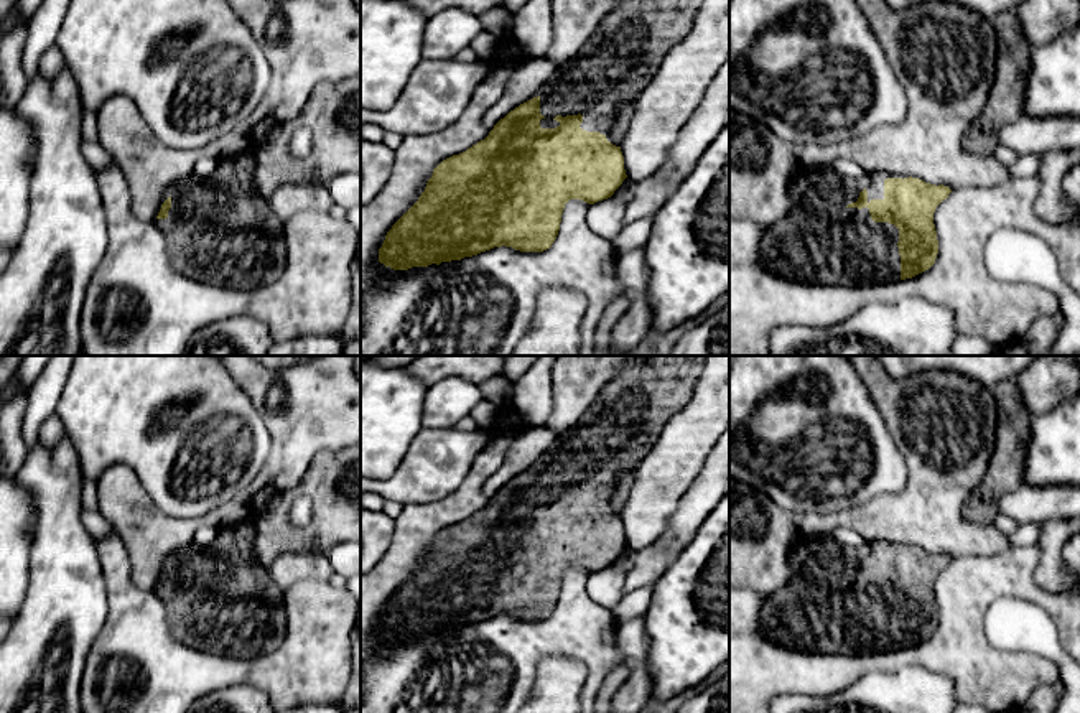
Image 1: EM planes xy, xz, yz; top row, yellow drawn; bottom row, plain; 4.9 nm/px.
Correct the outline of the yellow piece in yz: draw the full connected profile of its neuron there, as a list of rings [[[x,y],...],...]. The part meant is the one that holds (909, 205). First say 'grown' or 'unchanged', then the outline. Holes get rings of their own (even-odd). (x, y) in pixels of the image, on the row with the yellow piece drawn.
grown; [[[800,170],[789,184],[790,212],[766,224],[762,263],[777,277],[805,285],[874,285],[912,278],[938,254],[933,212],[952,189],[919,178],[884,179],[884,198],[871,199],[864,183],[836,171]]]

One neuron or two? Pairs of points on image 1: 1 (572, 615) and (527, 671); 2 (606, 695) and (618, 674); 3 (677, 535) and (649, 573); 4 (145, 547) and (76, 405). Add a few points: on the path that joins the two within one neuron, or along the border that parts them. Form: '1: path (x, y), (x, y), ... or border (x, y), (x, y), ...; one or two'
1: path (558, 628), (529, 657); one
2: path (608, 690), (614, 679); one
3: border (654, 542), (664, 547), (684, 549); two
4: border (130, 466), (112, 465), (96, 483); two

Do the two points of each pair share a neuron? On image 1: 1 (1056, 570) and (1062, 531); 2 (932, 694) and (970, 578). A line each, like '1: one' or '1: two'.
1: one
2: two

